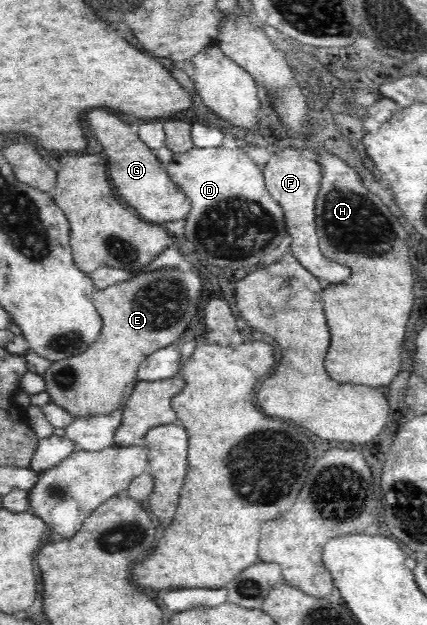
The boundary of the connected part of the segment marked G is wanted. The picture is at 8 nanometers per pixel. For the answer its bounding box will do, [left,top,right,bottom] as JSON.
[84,109,190,225]

